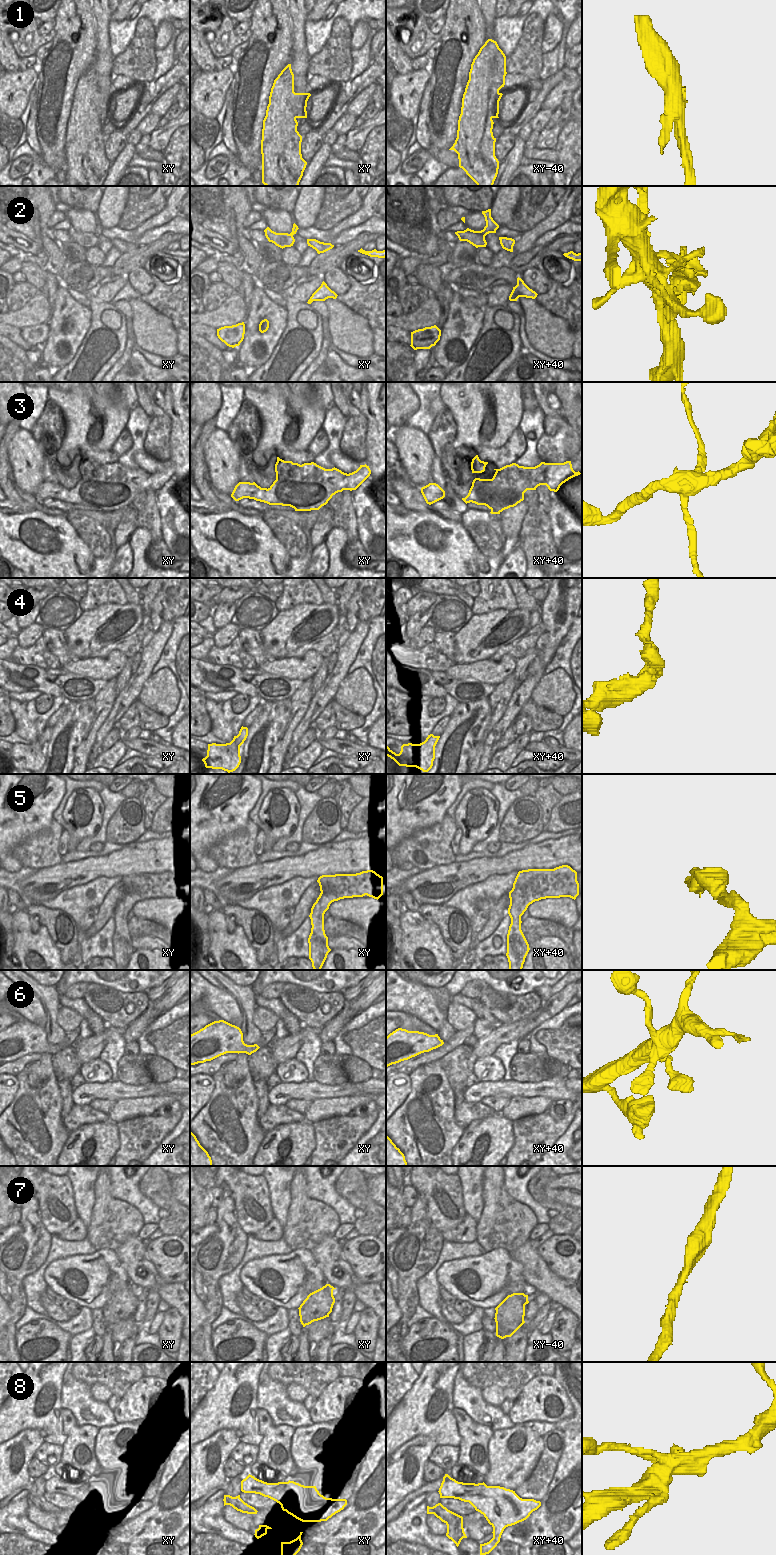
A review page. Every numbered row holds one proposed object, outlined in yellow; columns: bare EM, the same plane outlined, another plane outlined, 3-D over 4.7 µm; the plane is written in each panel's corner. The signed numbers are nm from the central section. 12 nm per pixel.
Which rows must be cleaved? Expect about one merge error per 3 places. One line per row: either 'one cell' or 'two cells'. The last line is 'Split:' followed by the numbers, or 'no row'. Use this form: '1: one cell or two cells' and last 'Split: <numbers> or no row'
1: one cell
2: one cell
3: two cells
4: one cell
5: one cell
6: one cell
7: one cell
8: one cell
Split: 3

